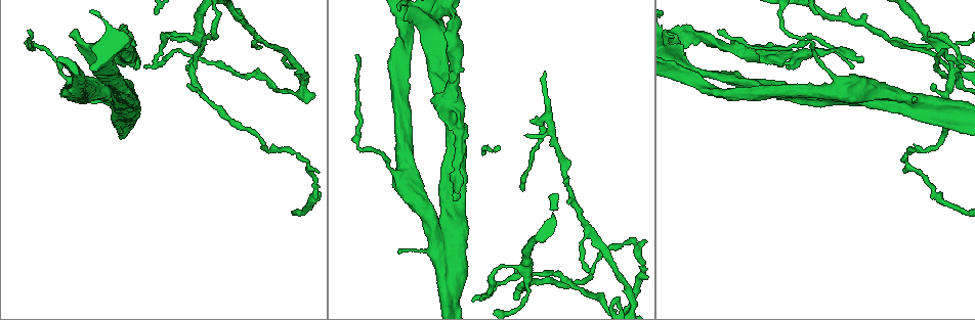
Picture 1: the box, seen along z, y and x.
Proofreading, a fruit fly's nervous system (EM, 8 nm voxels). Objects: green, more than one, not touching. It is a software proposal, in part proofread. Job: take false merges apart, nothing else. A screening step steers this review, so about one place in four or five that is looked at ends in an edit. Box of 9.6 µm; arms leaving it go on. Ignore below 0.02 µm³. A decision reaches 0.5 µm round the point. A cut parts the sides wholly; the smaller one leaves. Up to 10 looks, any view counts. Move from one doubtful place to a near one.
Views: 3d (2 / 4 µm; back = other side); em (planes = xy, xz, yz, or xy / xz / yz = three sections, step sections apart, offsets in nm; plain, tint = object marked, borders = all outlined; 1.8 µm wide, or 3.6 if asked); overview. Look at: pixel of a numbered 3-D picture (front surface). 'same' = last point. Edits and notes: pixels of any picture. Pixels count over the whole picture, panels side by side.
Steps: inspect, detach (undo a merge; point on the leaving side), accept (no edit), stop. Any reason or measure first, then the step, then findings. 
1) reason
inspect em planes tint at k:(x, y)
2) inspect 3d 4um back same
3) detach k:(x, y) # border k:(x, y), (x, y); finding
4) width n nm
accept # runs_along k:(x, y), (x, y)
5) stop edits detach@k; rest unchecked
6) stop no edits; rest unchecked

three-way junction
inspect em planes plain at 1:(829, 100)

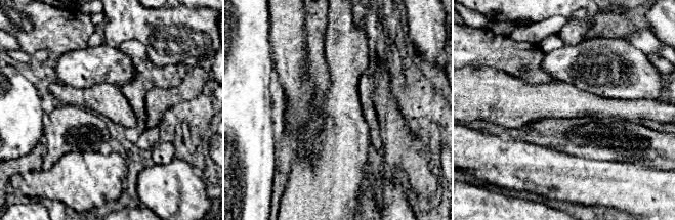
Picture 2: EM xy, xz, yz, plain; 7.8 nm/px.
with the object marked
inspect em planes tint same

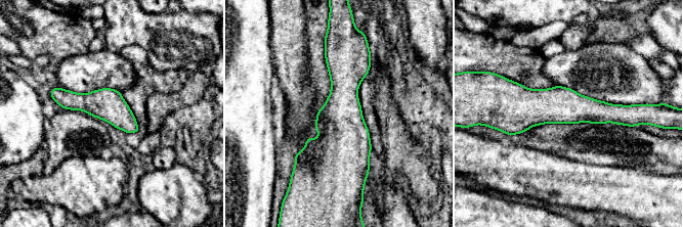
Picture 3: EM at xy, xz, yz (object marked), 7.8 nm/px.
width 260 nm
accept # runs_along 3:(507, 108), (583, 108), (630, 119); one neuron here

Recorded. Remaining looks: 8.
abrupt turn
inspect em 3.6um planes borders at 1:(545, 118)

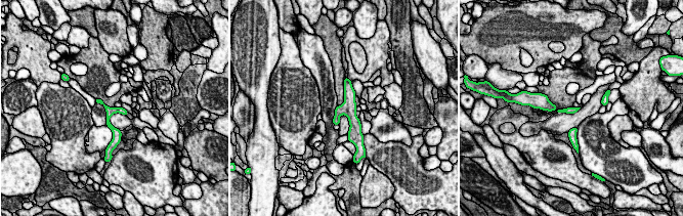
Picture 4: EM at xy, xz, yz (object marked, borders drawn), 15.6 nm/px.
accept # runs_along 4:(346, 81), (353, 120), (350, 138); one neuron here

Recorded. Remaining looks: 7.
thick turns thin
inspect em yz step 16 tint at 1:(448, 9)

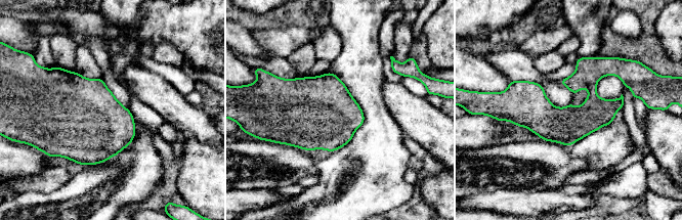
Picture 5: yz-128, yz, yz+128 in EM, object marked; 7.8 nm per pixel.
width 300 nm
accept # all the same neuron

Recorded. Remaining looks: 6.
calibre changes
inspect em 3.6um yz step 16 tint at 1:(448, 248)

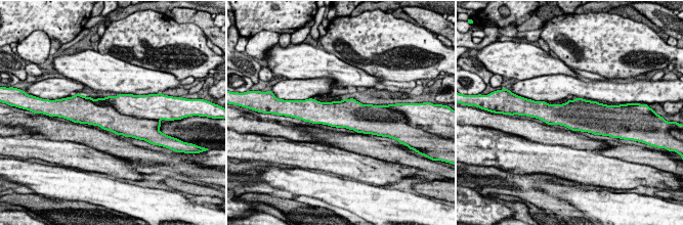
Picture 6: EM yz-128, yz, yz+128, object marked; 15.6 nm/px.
detach 6:(129, 104) # border 6:(94, 100), (145, 119); two neurons meet here

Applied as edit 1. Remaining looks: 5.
stop edits detach@6; rest unchecked

